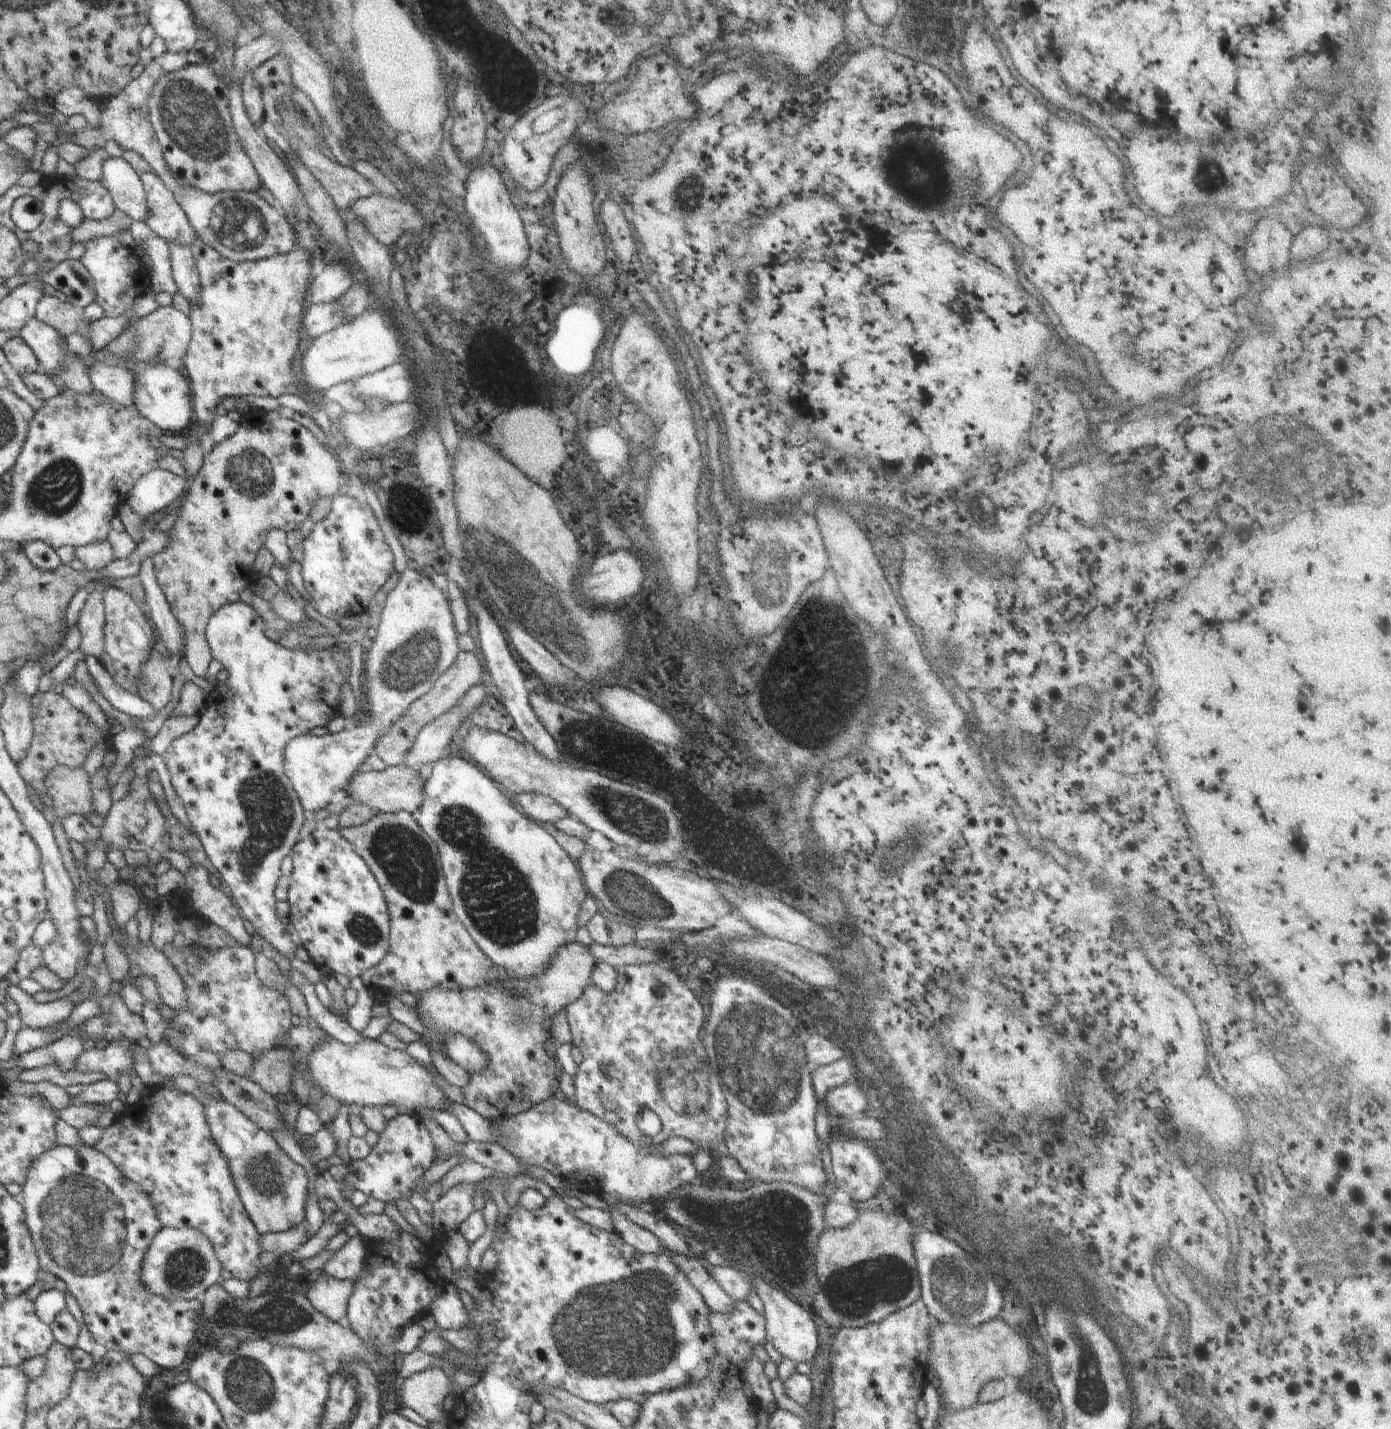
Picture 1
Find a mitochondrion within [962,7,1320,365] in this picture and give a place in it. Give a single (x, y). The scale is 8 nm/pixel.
(1211, 183)

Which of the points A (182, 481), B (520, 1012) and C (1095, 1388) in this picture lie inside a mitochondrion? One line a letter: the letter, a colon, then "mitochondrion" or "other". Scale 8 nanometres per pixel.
A: other
B: mitochondrion
C: mitochondrion

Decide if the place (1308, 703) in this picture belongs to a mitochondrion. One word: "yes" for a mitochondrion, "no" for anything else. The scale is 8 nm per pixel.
yes

